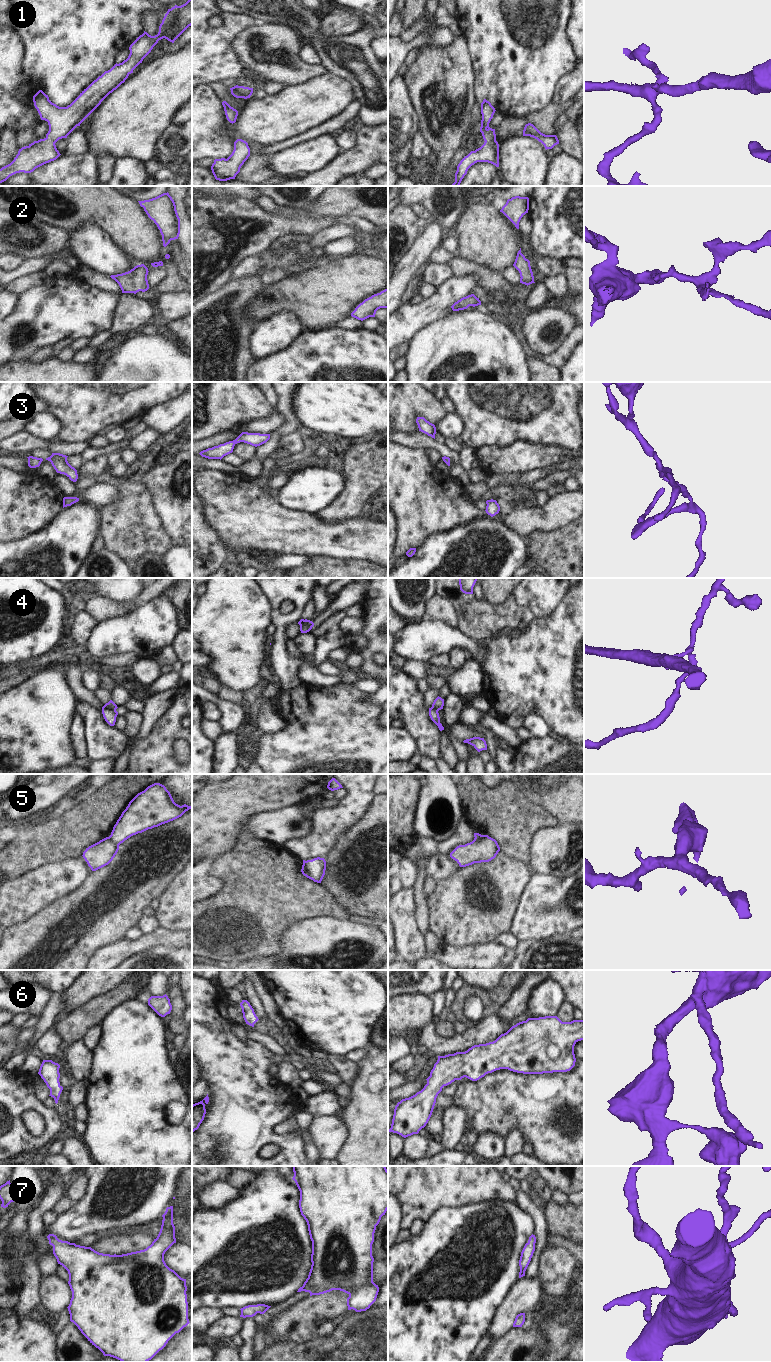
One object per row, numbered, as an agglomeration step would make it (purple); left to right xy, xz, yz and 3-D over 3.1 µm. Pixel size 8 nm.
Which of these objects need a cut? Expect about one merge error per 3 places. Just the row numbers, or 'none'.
4, 5.

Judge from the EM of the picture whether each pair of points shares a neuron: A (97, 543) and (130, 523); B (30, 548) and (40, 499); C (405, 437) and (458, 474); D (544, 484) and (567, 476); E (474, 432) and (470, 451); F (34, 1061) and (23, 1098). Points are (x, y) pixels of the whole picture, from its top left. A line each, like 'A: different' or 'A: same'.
A: different
B: different
C: same
D: same
E: different
F: different

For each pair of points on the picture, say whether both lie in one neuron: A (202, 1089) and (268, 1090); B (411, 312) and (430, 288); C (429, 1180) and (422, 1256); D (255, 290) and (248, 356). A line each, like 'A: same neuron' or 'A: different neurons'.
A: different neurons
B: different neurons
C: different neurons
D: same neuron

